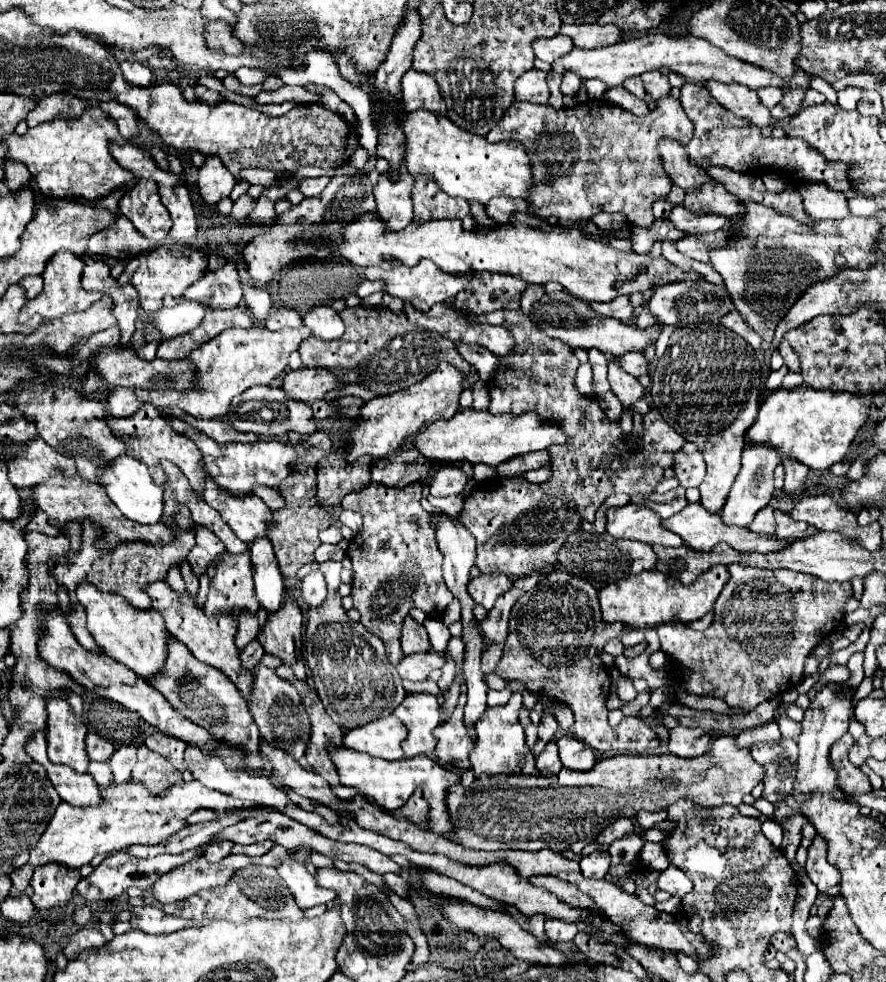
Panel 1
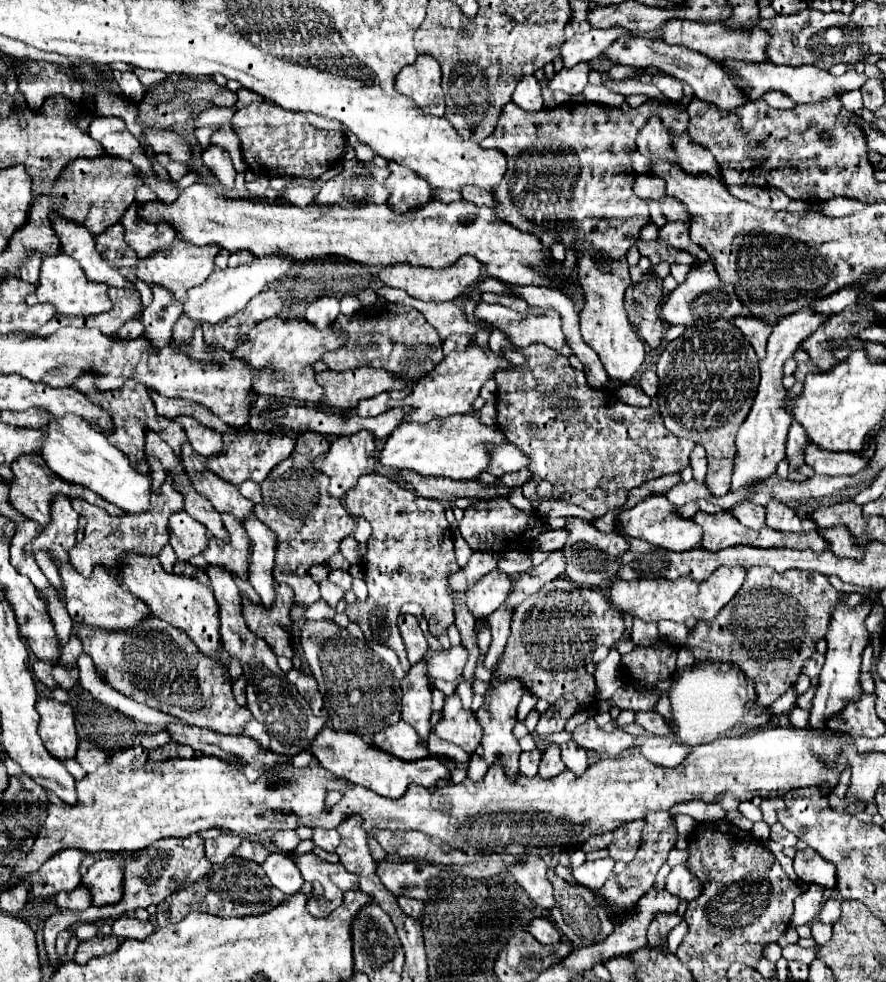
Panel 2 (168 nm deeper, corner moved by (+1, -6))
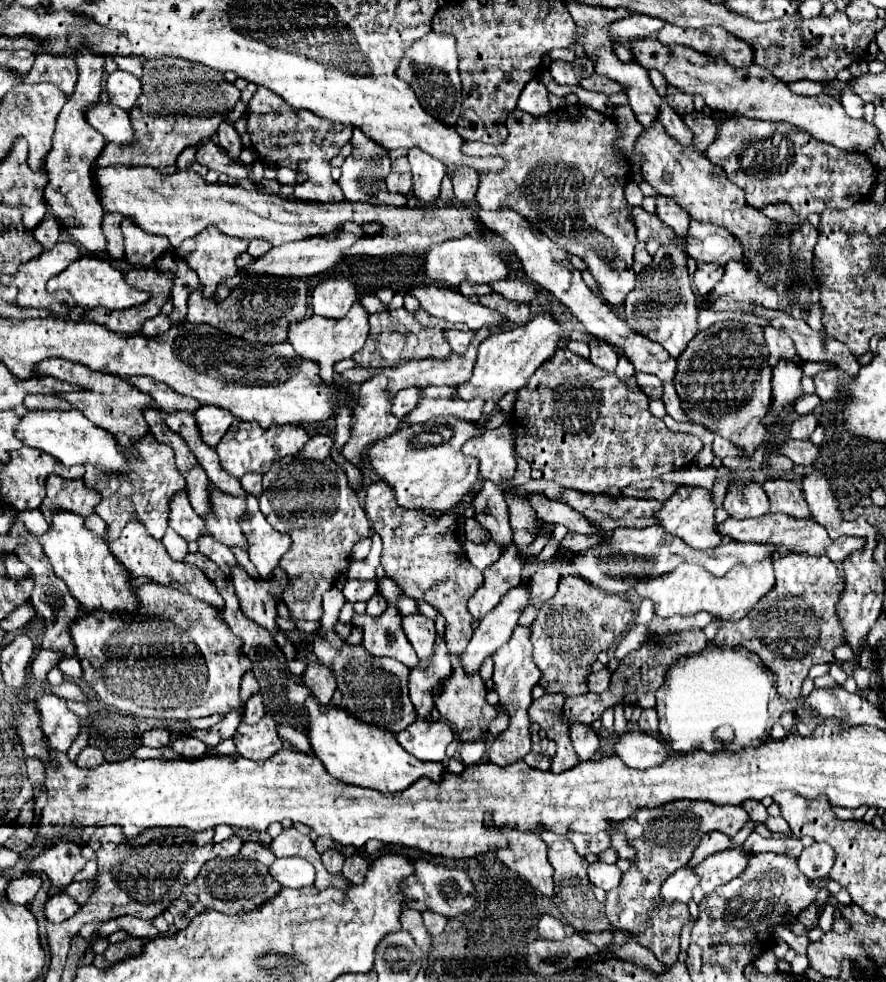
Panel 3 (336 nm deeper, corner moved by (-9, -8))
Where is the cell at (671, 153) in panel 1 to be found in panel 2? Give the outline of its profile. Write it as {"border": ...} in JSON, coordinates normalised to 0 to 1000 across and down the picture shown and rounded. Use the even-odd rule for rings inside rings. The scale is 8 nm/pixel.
{"border":[[[736,116],[727,130],[720,134],[718,141],[718,151],[725,159],[734,161],[756,161],[761,165],[761,153],[756,153],[756,141],[754,141],[754,132],[747,126],[747,122]]]}

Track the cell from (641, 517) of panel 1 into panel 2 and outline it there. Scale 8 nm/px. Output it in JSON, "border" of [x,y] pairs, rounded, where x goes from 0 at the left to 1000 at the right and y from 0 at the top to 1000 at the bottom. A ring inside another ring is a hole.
{"border":[[[736,503],[729,509],[720,511],[716,517],[700,523],[700,544],[702,546],[718,546],[727,548],[738,556],[747,556],[752,560],[772,562],[779,558],[790,556],[792,550],[792,536],[788,536],[781,527],[772,527],[763,521],[763,515],[754,511],[749,503]]]}

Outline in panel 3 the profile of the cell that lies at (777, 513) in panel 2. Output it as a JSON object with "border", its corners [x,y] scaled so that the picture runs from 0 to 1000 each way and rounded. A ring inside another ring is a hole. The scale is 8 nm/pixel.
{"border":[[[869,489],[862,493],[862,501],[869,507],[869,521],[883,521],[898,530],[914,527],[914,519],[910,515],[905,499],[896,489]]]}

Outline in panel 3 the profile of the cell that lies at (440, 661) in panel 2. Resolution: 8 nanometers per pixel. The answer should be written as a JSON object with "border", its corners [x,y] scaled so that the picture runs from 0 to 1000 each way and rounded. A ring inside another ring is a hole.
{"border":[[[585,597],[578,599],[578,603],[573,603],[573,607],[569,607],[569,611],[564,611],[564,615],[542,631],[540,640],[533,646],[533,652],[519,668],[524,684],[540,686],[544,674],[573,654],[578,642],[582,640],[585,627],[594,617],[596,603],[591,597]]]}

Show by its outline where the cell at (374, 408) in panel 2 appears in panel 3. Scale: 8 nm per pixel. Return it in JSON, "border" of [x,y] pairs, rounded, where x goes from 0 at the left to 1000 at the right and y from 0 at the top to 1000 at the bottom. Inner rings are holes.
{"border":[[[456,395],[456,397],[447,399],[442,405],[442,422],[447,426],[458,424],[472,411],[472,407],[474,407],[472,395]]]}

